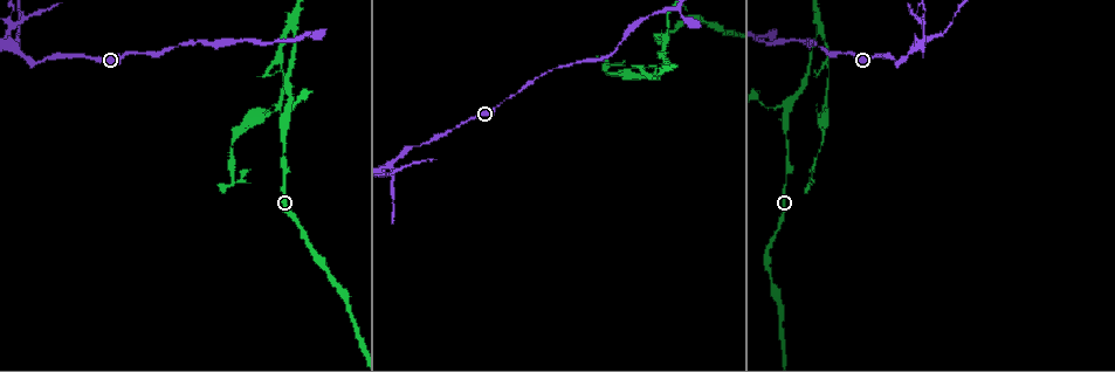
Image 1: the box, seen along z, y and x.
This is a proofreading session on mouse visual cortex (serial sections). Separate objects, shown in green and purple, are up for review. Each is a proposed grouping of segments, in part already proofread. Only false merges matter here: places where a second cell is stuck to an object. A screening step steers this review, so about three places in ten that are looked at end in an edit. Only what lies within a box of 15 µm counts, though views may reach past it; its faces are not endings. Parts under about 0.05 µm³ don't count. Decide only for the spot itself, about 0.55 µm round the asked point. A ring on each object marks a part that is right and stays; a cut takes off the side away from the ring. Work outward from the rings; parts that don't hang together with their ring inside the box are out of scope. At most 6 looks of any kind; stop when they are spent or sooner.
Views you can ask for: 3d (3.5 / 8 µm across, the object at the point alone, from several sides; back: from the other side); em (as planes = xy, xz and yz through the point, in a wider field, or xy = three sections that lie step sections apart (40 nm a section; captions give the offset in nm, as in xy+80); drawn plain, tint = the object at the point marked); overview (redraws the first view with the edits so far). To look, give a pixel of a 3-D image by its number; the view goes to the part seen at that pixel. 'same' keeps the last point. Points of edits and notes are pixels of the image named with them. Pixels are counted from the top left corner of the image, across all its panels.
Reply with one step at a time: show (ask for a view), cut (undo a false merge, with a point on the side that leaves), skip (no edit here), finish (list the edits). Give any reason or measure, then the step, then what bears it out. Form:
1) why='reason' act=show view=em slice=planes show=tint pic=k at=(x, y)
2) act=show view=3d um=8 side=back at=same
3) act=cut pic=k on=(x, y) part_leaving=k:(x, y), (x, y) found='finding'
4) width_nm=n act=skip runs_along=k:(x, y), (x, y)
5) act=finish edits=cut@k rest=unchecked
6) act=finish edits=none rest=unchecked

why='sudden change in width' act=show view=3d um=3.5 side=back pic=1 at=(302, 37)

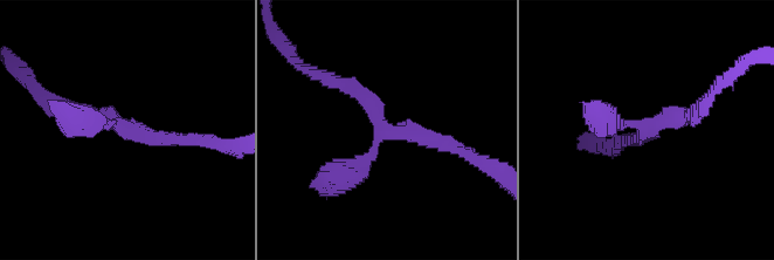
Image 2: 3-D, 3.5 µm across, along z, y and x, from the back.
act=show view=em slice=xy step=2 show=tint pic=2 at=(377, 144)

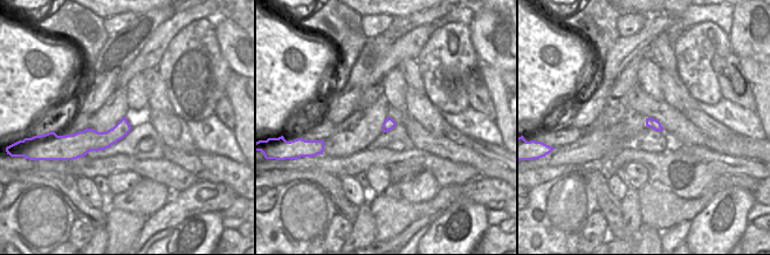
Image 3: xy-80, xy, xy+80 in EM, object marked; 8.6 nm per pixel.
arm_widths_nm=200,200,400 act=skip found='all the same cell'

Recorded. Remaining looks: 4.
why='arms part here' act=show view=3d um=3.5 pic=1 at=(664, 36)

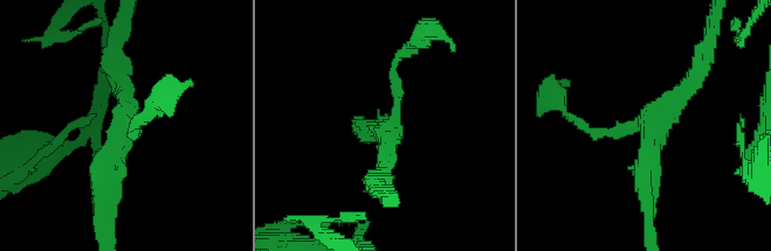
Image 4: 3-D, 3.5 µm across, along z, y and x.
arms=3 arm_widths_nm=150,200,250 act=show view=em slice=xy step=3 show=tint pic=4 at=(651, 123)

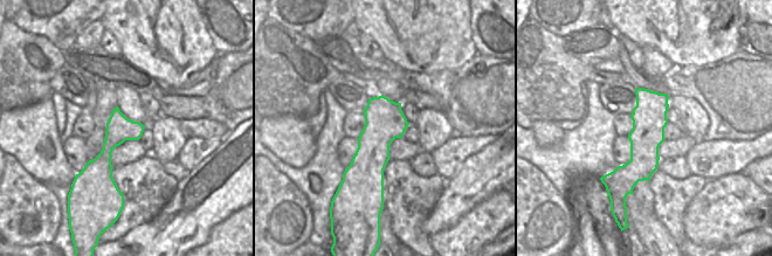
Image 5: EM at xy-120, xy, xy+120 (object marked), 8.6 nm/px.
width_nm=340 act=skip runs_along=5:(663, 96), (621, 182) found='continuous, no second cell'

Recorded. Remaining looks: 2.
act=finish edits=none rest=unchecked

